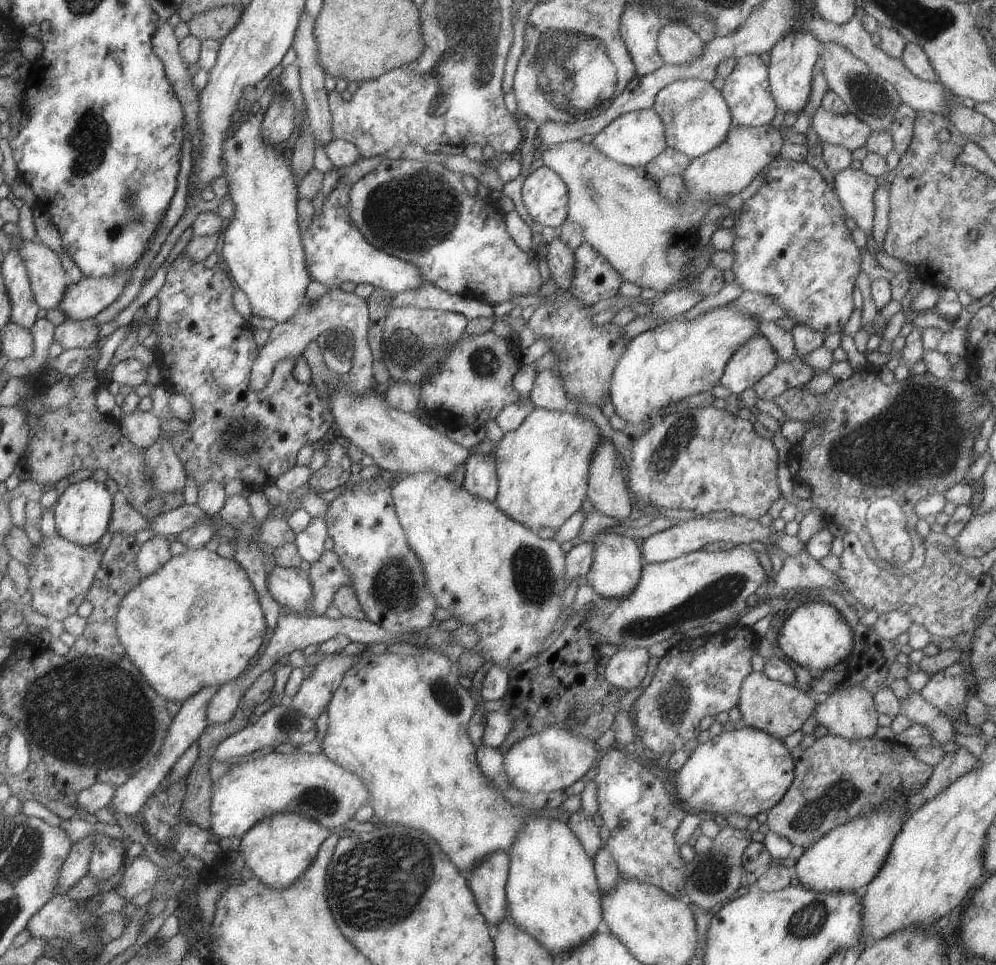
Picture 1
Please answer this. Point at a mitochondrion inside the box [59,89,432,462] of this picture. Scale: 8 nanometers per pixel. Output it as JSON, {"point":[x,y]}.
{"point":[92,137]}

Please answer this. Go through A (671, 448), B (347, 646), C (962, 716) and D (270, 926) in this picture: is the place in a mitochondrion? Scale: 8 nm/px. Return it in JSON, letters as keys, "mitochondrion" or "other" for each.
{"A":"mitochondrion","B":"other","C":"other","D":"other"}

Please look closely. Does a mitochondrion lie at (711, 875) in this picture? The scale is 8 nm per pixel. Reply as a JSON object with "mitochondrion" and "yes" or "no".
{"mitochondrion":"yes"}

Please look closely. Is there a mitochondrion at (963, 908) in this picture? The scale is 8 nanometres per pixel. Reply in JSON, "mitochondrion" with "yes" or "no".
{"mitochondrion":"no"}

